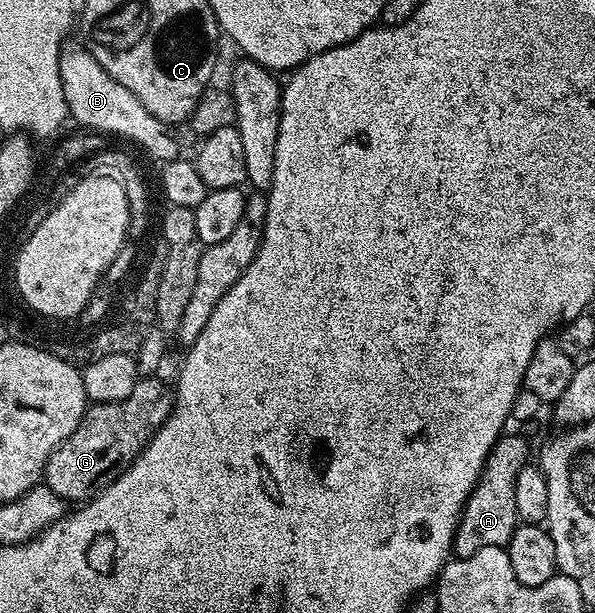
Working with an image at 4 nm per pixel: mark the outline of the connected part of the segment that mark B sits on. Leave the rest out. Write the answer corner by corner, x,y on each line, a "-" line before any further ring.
64,44
59,50
59,74
61,75
61,87
65,91
65,103
70,120
76,121
76,126
87,131
94,131
104,135
112,133
115,137
124,137
127,141
132,141
135,145
140,145
151,157
156,157
159,163
166,163
176,160
180,156
179,141
174,137
172,130
161,119
157,119
149,112
137,99
129,87
121,87
105,67
101,67
98,56
90,48
82,49
79,45

